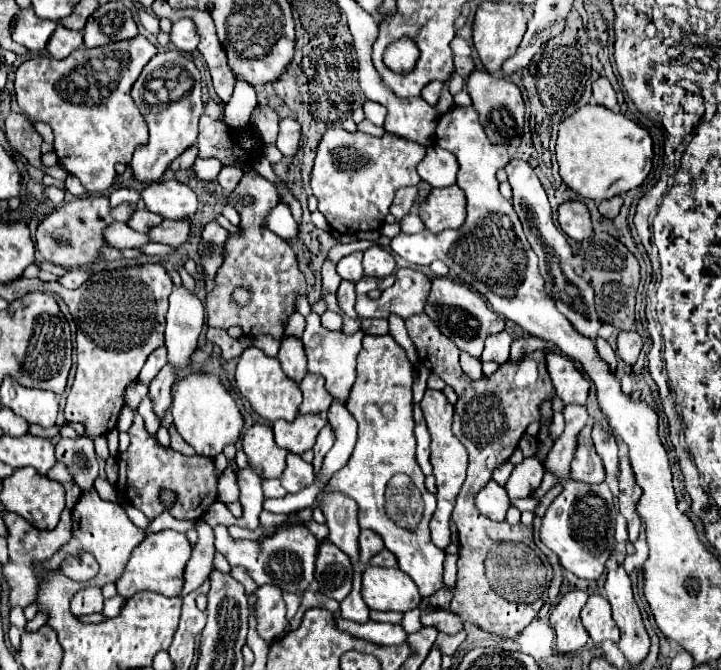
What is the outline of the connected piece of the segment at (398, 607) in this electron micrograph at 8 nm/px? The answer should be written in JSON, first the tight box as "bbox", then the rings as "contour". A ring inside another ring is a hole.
{"bbox":[362,565,422,613],"contour":[[[372,565],[362,573],[362,597],[370,609],[400,613],[416,609],[422,601],[416,583],[400,569]]]}

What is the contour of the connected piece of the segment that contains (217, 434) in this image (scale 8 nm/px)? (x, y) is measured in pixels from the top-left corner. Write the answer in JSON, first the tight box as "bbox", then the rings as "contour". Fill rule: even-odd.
{"bbox":[170,373,244,457],"contour":[[[190,373],[178,379],[172,387],[170,411],[174,415],[174,425],[182,435],[182,439],[188,445],[192,445],[198,455],[204,455],[204,457],[216,457],[218,453],[222,453],[222,449],[228,443],[236,443],[244,427],[244,419],[234,399],[224,389],[222,381],[210,373]]]}

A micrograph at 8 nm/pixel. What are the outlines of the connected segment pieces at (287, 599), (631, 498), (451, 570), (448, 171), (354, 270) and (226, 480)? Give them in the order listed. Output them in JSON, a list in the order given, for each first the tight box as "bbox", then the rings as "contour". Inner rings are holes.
[{"bbox":[282,593,300,621],"contour":[[[282,593],[282,597],[284,597],[284,603],[286,603],[286,617],[288,617],[288,621],[296,615],[296,611],[298,611],[298,605],[300,605],[300,595],[294,595],[294,593]]]},{"bbox":[618,455,642,541],"contour":[[[626,455],[620,459],[618,467],[620,467],[620,475],[618,475],[618,481],[620,481],[620,495],[618,495],[620,513],[626,517],[630,541],[636,541],[638,533],[642,531],[642,521],[638,517],[638,511],[636,511],[636,505],[638,505],[638,499],[642,495],[642,489],[640,489],[640,485],[634,479],[634,471],[632,471],[630,459]]]},{"bbox":[443,553,458,589],"contour":[[[458,553],[447,554],[444,561],[443,579],[447,589],[455,587],[457,576]]]},{"bbox":[418,145,456,187],"contour":[[[430,145],[426,149],[424,159],[418,163],[418,175],[422,181],[428,181],[430,187],[450,187],[456,183],[456,157],[452,153],[440,149],[438,145]]]},{"bbox":[338,253,364,283],"contour":[[[352,253],[344,259],[340,259],[338,275],[346,281],[352,281],[352,283],[360,281],[364,277],[364,273],[362,273],[362,253]]]},{"bbox":[217,465,239,504],"contour":[[[228,465],[222,472],[217,486],[217,499],[224,504],[238,501],[239,489],[236,482],[236,476]]]}]

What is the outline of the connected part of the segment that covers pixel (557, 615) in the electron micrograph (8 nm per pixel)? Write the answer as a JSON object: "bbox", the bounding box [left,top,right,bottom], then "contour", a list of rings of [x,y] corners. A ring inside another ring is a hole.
{"bbox":[550,591,588,653],"contour":[[[568,591],[550,613],[550,625],[556,631],[558,653],[578,651],[586,645],[588,633],[580,621],[580,611],[588,599],[584,591]]]}

